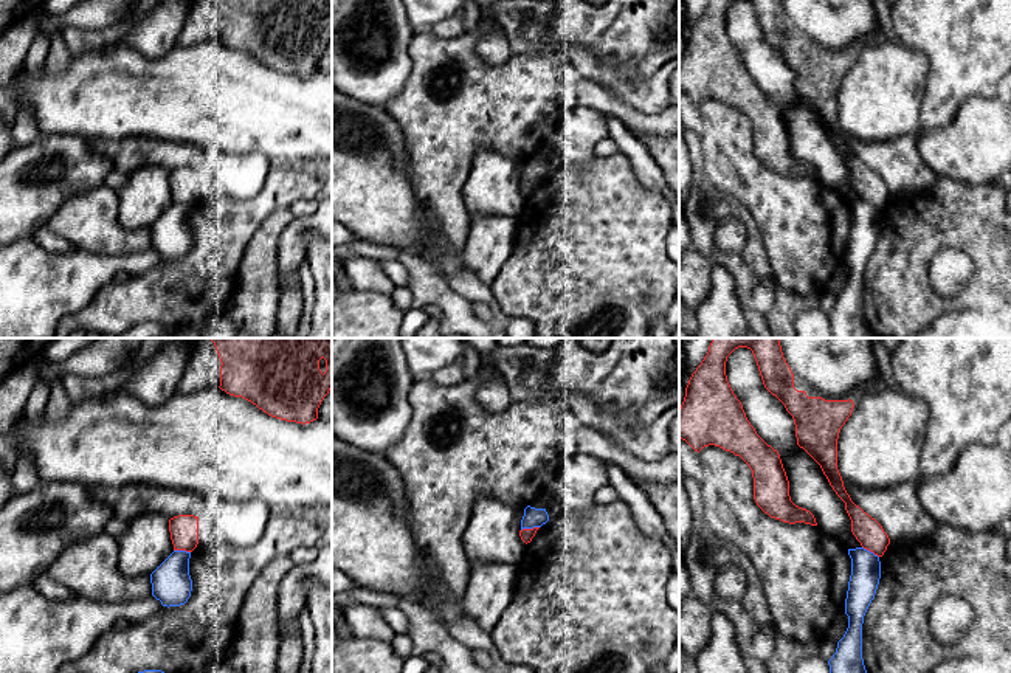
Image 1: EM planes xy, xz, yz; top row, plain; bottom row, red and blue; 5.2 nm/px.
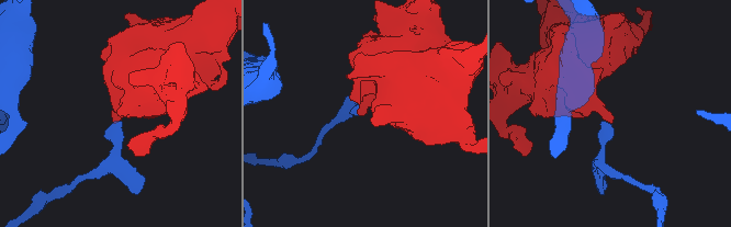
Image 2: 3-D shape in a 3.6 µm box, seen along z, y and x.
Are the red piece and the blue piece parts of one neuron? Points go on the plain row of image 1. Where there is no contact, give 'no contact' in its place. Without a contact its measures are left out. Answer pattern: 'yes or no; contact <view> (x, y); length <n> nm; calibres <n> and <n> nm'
no; contact xz (529, 182); length 100 nm; calibres 70 and 100 nm

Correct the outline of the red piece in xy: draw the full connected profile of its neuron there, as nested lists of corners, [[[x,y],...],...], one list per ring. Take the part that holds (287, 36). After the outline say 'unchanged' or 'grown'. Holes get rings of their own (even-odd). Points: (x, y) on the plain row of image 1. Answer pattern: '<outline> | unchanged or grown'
[[[195,0],[178,43],[203,40],[220,40],[271,70],[305,78],[318,71],[318,60],[332,42],[332,0]]] | grown

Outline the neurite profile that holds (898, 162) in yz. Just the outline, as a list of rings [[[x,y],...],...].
[[[844,133],[844,140],[851,154],[882,178],[890,195],[924,192],[937,178],[920,154],[918,135],[857,141]]]

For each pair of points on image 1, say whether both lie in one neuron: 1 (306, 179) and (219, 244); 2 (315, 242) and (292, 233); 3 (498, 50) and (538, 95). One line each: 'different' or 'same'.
1: same
2: different
3: different

